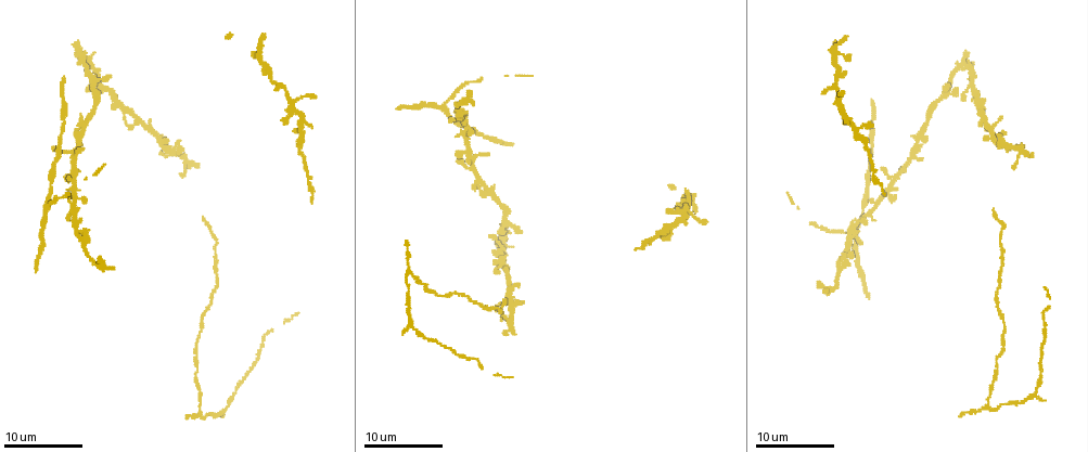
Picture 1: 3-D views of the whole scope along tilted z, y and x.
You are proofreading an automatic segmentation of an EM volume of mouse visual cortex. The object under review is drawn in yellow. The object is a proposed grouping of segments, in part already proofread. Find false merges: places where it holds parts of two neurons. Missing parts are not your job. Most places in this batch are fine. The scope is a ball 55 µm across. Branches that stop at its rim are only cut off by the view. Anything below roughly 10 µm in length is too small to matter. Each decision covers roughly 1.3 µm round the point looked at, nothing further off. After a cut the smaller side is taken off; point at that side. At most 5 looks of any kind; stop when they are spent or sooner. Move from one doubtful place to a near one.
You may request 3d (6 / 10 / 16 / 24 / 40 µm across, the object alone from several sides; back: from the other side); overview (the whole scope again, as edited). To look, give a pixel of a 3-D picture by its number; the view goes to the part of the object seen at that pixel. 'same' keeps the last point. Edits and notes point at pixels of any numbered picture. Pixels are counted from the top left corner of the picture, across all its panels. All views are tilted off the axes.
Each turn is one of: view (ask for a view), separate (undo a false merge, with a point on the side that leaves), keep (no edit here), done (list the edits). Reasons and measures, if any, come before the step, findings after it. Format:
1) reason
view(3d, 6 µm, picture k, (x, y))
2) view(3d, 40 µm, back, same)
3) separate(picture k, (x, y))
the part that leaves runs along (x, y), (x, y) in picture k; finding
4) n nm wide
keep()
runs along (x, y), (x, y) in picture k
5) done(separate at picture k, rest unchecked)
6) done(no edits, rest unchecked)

a fork
view(3d, 10 µm, picture 1, (467, 143))

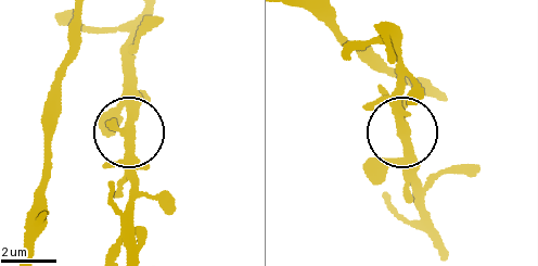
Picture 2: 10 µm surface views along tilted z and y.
keep()
runs along (433, 249), (398, 135), (393, 104), (399, 66) in picture 2; one neuron here

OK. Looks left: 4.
calibre changes
view(3d, 16 µm, picture 1, (418, 279))

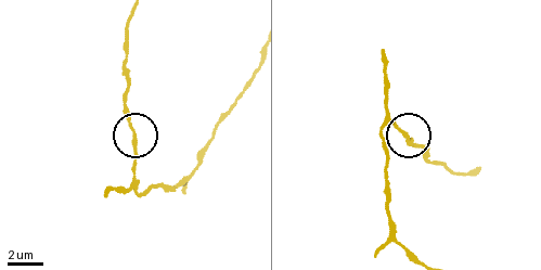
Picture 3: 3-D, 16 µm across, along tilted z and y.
190 nm wide
keep()
runs along (131, 16), (128, 25), (125, 110), (134, 139), (133, 189) in picture 3; one neuron here

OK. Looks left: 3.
a fork
view(3d, 16 µm, picture 1, (512, 317))

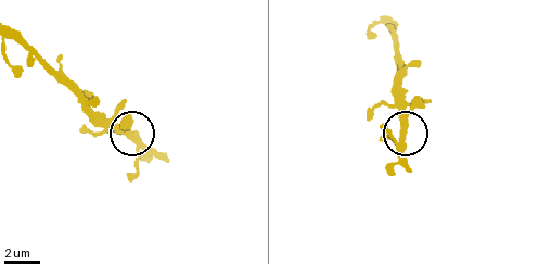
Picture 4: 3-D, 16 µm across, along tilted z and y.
300 nm wide
keep()
one neuron here

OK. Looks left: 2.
done(no edits, rest unchecked)

